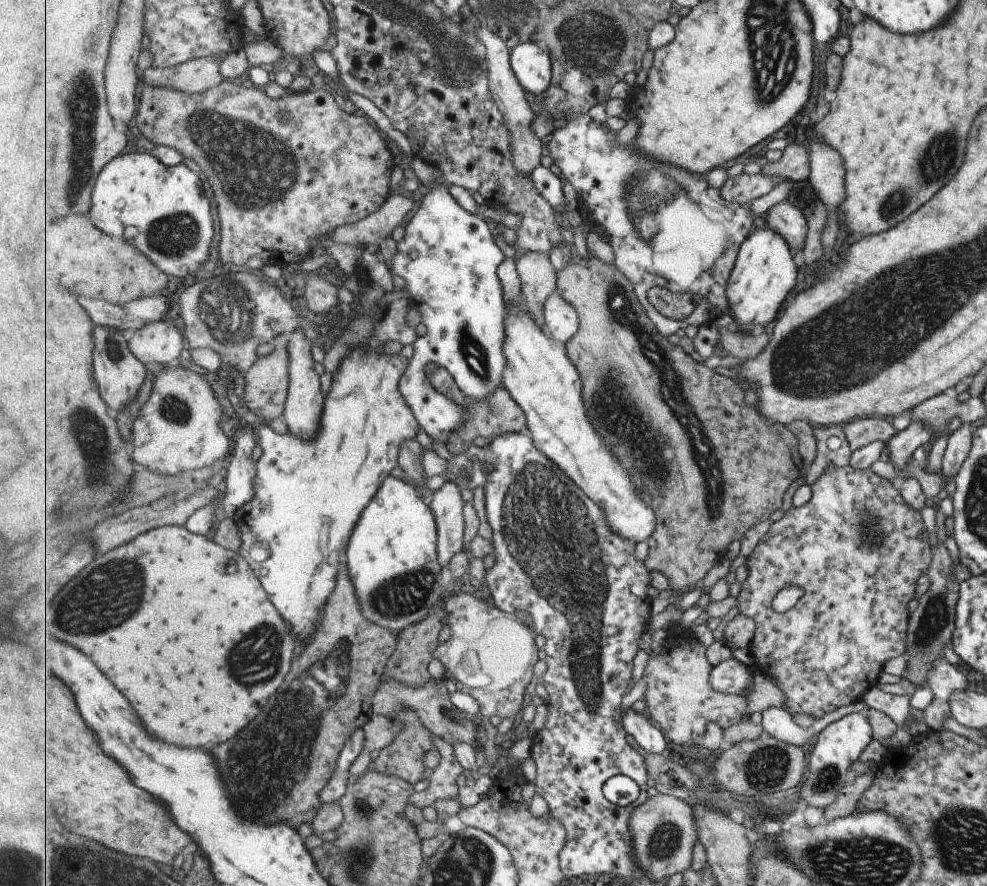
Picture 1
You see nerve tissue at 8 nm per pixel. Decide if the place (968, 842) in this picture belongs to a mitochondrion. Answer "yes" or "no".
yes

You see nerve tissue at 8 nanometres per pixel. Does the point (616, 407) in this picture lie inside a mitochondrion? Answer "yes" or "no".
yes

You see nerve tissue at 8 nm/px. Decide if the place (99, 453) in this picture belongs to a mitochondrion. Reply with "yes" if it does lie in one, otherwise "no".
yes

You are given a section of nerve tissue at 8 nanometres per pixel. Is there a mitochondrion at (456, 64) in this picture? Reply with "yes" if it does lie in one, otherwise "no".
yes

